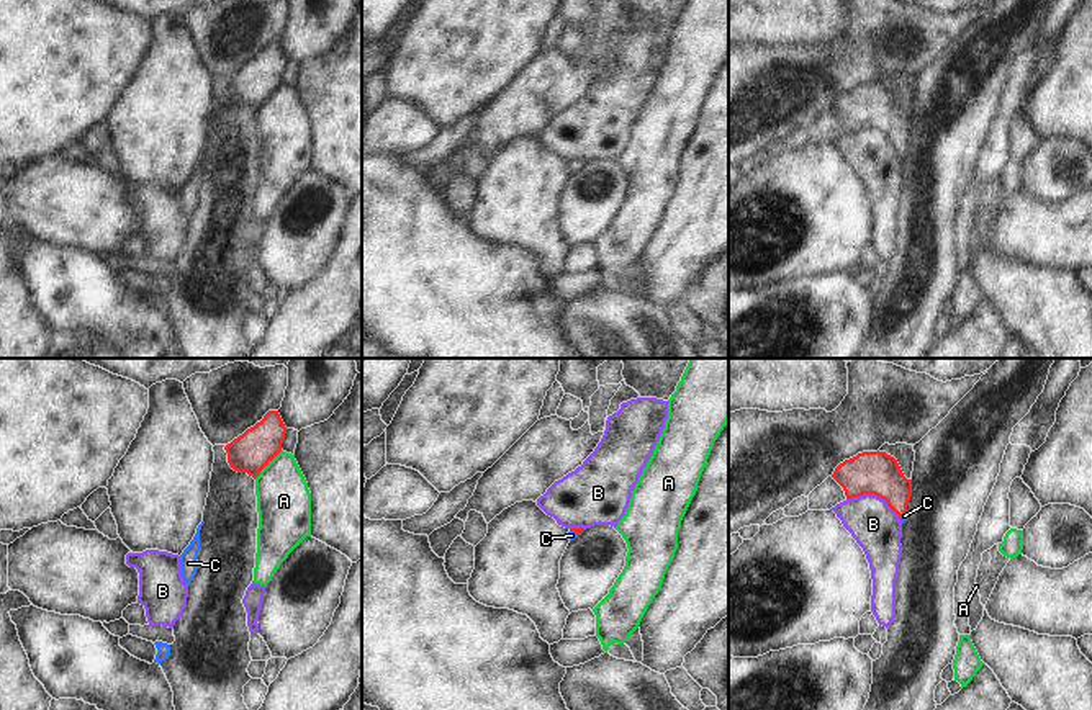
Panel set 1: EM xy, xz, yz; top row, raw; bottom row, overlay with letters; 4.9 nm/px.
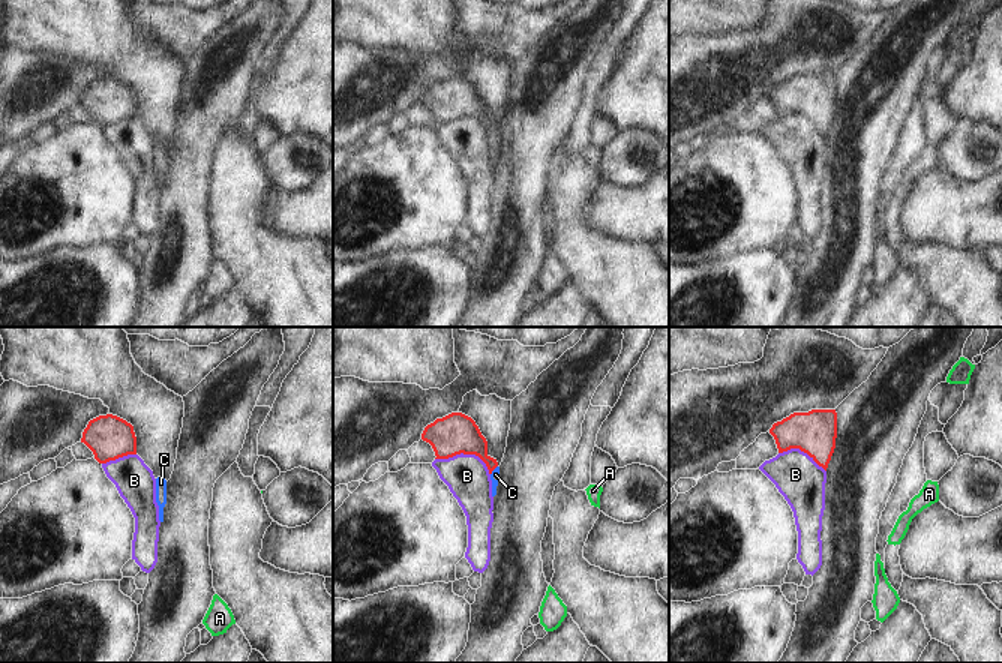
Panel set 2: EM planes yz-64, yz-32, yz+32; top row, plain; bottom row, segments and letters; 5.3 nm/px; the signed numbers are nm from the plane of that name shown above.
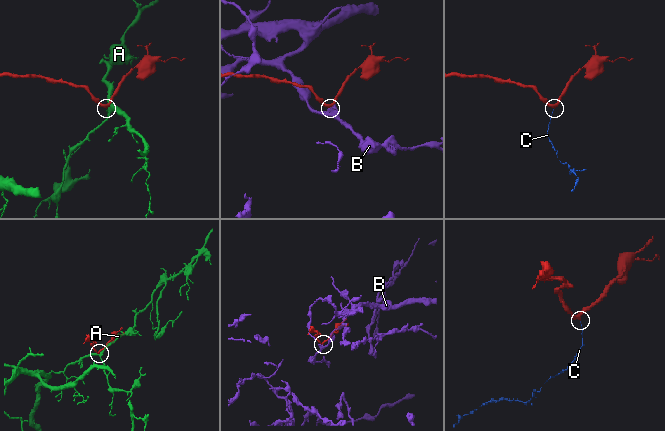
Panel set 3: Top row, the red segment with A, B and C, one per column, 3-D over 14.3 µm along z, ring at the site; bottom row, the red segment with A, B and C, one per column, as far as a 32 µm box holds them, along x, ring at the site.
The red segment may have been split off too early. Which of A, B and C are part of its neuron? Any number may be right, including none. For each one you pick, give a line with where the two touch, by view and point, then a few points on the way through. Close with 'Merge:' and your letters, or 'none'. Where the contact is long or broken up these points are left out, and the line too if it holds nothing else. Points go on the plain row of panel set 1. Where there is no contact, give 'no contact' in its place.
C: contact xz (575, 166); way xz (575, 164), (575, 166), (572, 169)
Merge: C

